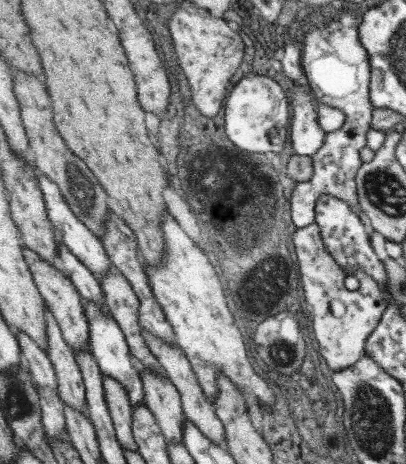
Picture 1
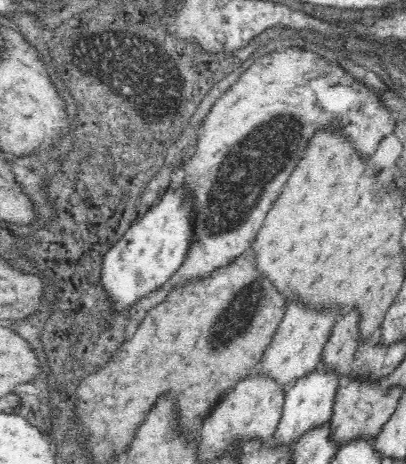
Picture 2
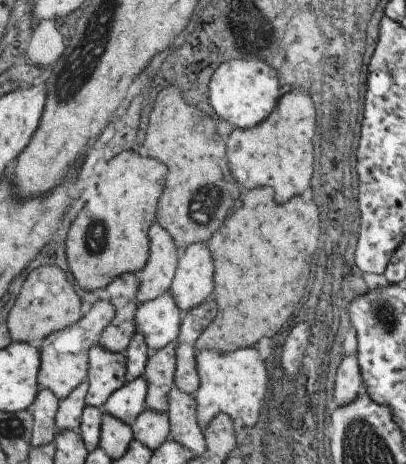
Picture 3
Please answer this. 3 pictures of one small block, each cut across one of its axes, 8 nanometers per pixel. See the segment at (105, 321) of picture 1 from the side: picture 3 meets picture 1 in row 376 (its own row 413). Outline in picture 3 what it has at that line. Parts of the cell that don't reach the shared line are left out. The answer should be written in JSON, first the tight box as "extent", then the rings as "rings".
{"extent":[101,376,149,426],"rings":[[[141,376],[135,382],[127,382],[121,390],[117,390],[101,410],[103,414],[113,414],[133,426],[137,418],[147,410],[147,396],[149,380]]]}

